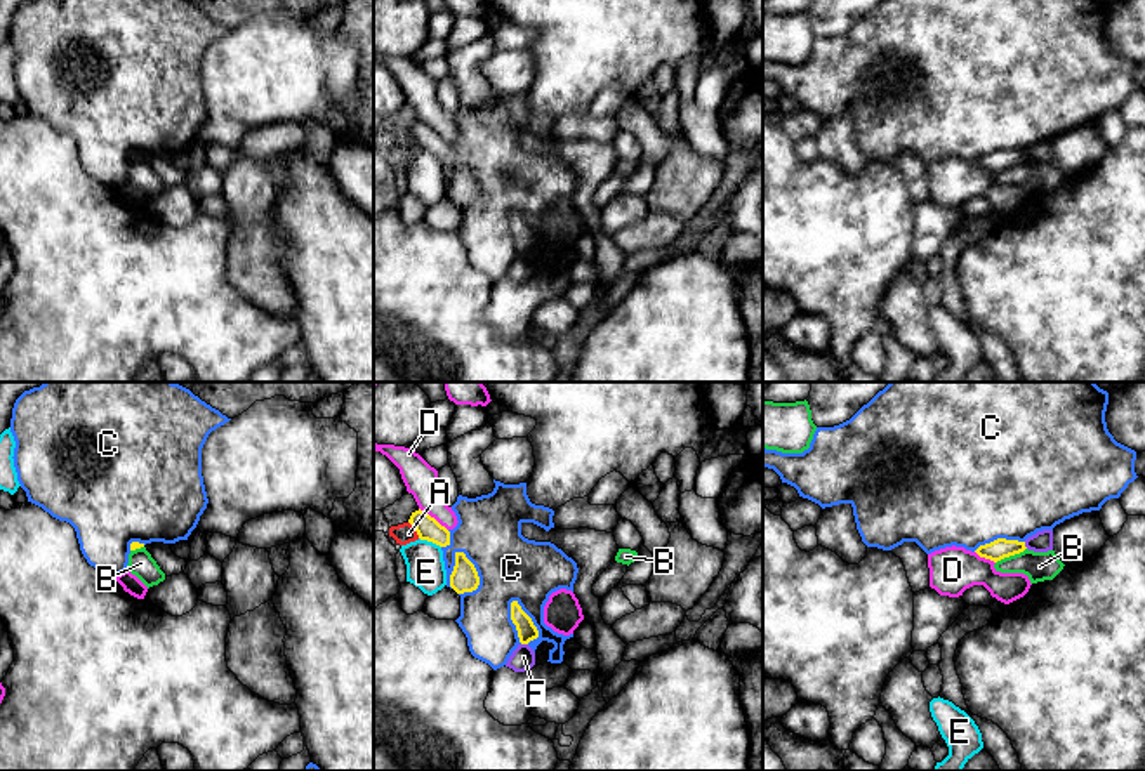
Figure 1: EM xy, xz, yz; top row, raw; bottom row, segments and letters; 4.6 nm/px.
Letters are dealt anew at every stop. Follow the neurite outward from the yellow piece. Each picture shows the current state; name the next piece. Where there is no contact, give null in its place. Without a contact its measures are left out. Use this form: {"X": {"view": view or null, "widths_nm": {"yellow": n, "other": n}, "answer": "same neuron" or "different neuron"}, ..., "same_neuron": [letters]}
{"A": {"view": "xz", "widths_nm": {"yellow": 110, "other": 100}, "answer": "different neuron"}, "B": {"view": "yz", "widths_nm": {"yellow": 90, "other": 140}, "answer": "different neuron"}, "C": {"view": "xz", "widths_nm": {"yellow": 130, "other": 300}, "answer": "different neuron"}, "D": {"view": "xz", "widths_nm": {"yellow": 110, "other": 160}, "answer": "different neuron"}, "E": {"view": "xz", "widths_nm": {"yellow": 110, "other": 180}, "answer": "different neuron"}, "F": {"view": "xz", "widths_nm": {"yellow": 90, "other": 110}, "answer": "different neuron"}, "same_neuron": []}

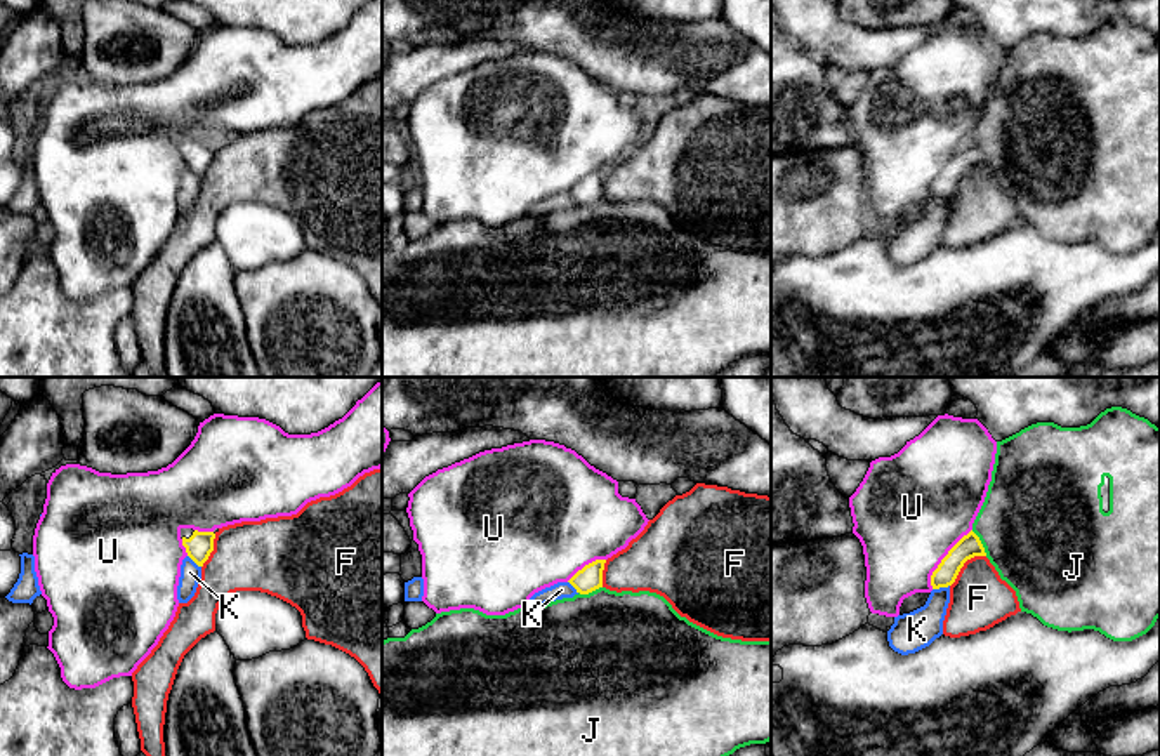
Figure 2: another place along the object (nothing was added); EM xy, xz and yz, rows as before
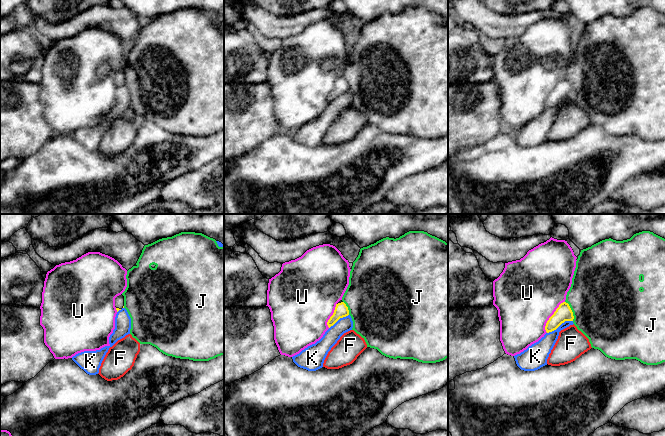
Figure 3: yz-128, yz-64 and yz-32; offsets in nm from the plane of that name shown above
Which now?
{"F": {"view": "yz", "widths_nm": {"yellow": 110, "other": 280}, "answer": "different neuron"}, "J": {"view": "yz", "widths_nm": {"yellow": 110, "other": 480}, "answer": "different neuron"}, "K": {"view": "yz", "widths_nm": {"yellow": 110, "other": 180}, "answer": "different neuron"}, "U": {"view": "yz", "widths_nm": {"yellow": 110, "other": 480}, "answer": "different neuron"}, "same_neuron": []}

